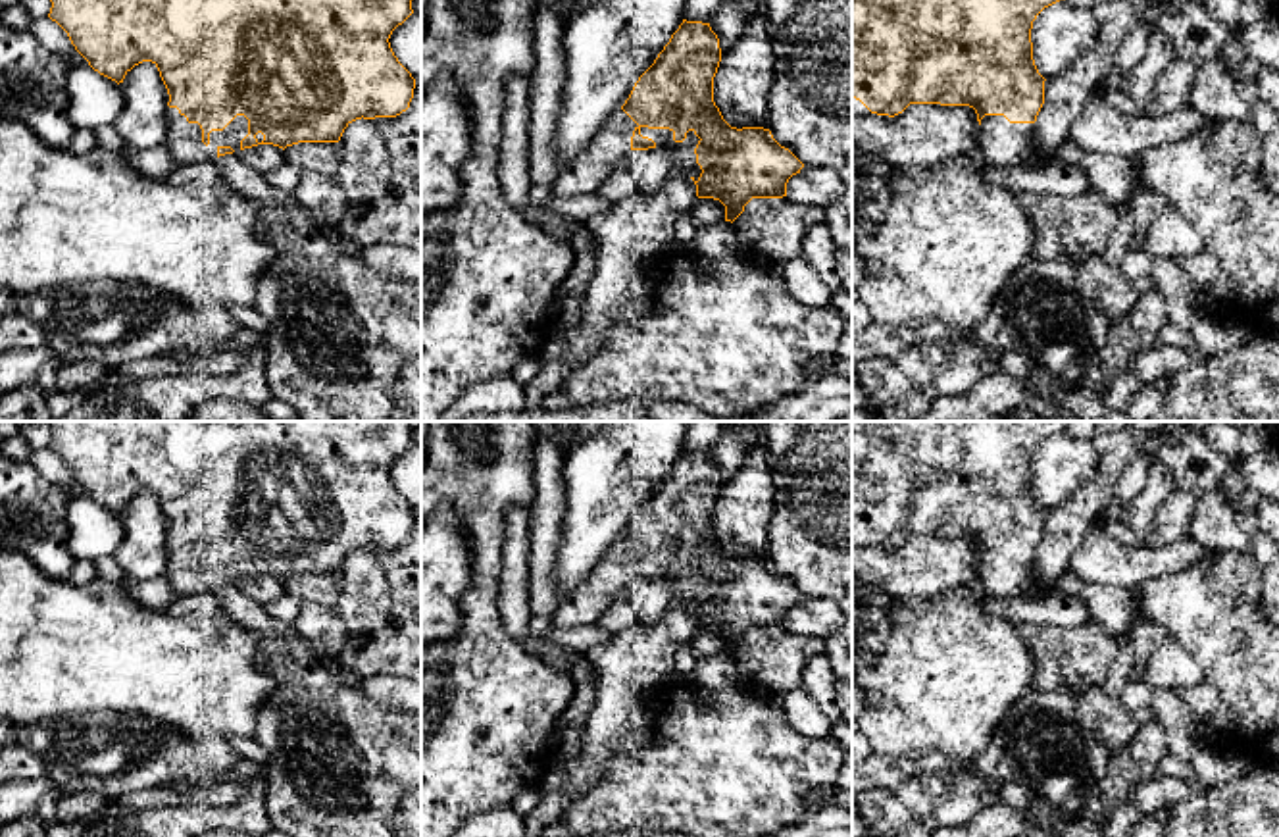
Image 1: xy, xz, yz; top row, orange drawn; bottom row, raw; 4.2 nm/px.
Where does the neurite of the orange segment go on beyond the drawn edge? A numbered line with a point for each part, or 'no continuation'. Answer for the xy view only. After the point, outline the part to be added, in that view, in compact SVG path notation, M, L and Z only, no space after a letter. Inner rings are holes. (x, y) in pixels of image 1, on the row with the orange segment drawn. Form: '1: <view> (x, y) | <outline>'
1: xy (185, 145) | M167 108L167 121L165 148L177 165L212 162L217 158L219 146L231 146L240 152L240 140L248 135L248 119L244 115L237 115L223 131L212 131L208 146L202 142L200 125L188 123L177 108Z

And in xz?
1: xz (683, 154) | M640 127L640 135L652 139L656 146L665 150L671 164L677 164L687 175L698 181L702 169L696 164L694 148L700 139L694 135L694 131L689 131L683 142L675 142L673 131L669 129Z

